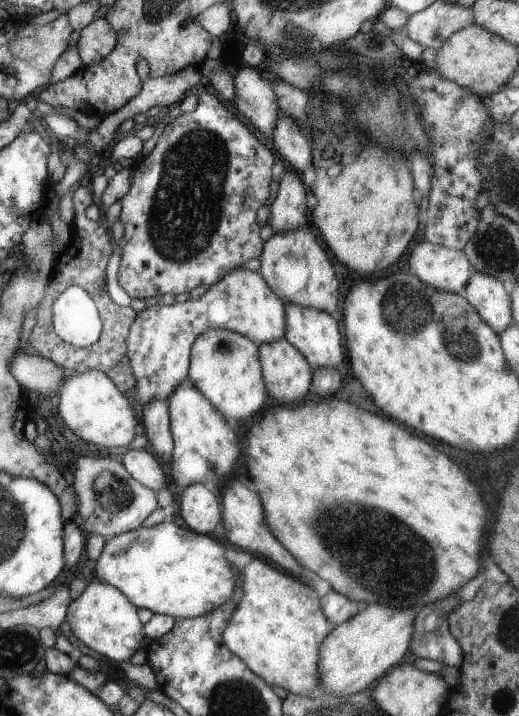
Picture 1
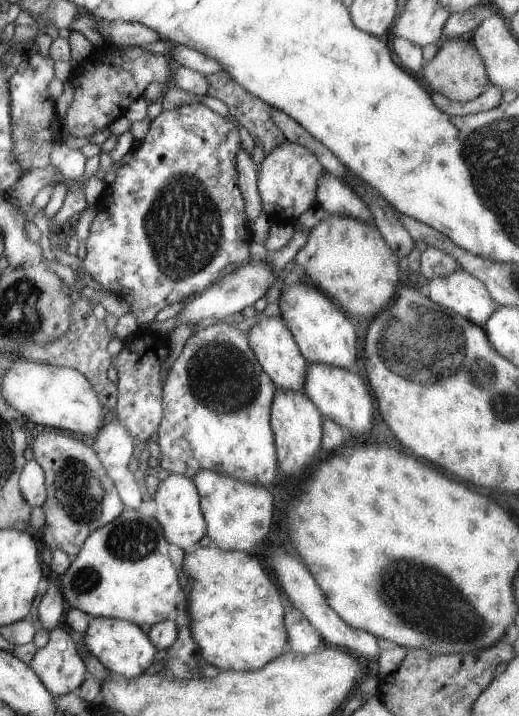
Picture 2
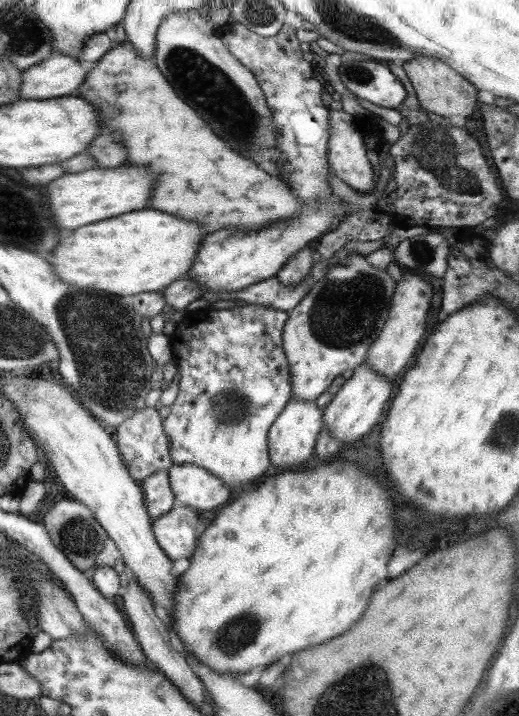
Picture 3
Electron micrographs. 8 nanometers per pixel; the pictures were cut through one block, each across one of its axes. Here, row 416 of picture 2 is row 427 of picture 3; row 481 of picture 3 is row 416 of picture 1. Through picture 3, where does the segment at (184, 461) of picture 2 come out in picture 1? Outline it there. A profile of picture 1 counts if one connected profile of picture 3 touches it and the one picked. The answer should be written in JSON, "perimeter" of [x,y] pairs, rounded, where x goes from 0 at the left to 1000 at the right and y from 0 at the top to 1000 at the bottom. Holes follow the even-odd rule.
{"perimeter":[[[405,458],[397,464],[389,464],[378,472],[374,480],[368,482],[368,501],[364,525],[370,536],[408,561],[408,567],[435,584],[443,591],[462,598],[462,592],[455,589],[474,589],[482,584],[489,587],[507,577],[516,567],[518,552],[505,525],[505,508],[501,506],[499,482],[486,475],[447,464],[447,461],[432,461],[428,458]]]}

